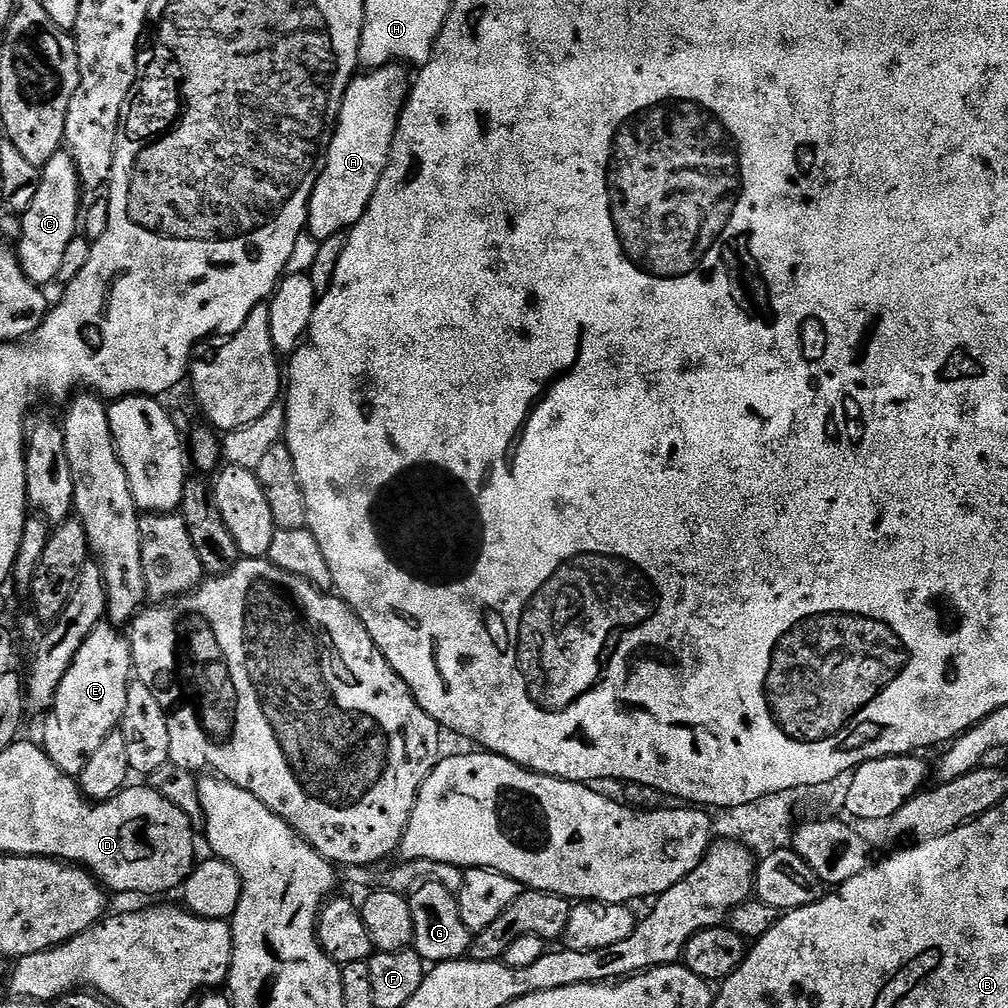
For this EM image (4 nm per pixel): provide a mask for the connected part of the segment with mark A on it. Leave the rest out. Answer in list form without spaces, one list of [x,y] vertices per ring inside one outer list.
[[[403,63],[383,64],[381,68],[361,71],[348,83],[344,101],[340,107],[340,116],[328,143],[328,155],[324,157],[324,167],[312,191],[308,203],[308,227],[313,241],[319,242],[339,232],[348,232],[362,218],[374,190],[388,164],[388,155],[392,153],[392,139],[396,136],[396,124],[400,120],[400,111],[410,91],[409,69]]]

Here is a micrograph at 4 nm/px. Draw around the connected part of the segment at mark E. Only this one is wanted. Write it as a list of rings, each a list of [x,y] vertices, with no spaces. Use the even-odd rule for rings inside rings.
[[[101,622],[94,630],[90,630],[90,638],[86,638],[86,642],[82,642],[82,650],[74,654],[74,662],[70,670],[66,670],[66,678],[62,678],[62,686],[58,686],[58,694],[54,694],[52,707],[46,713],[48,721],[44,724],[42,739],[44,753],[51,758],[54,766],[58,766],[58,770],[68,776],[79,777],[86,762],[90,762],[90,757],[97,752],[98,746],[102,746],[102,742],[106,742],[109,734],[119,729],[120,719],[124,717],[126,694],[128,685],[134,679],[134,669],[131,639],[120,632],[123,631],[111,622]]]

